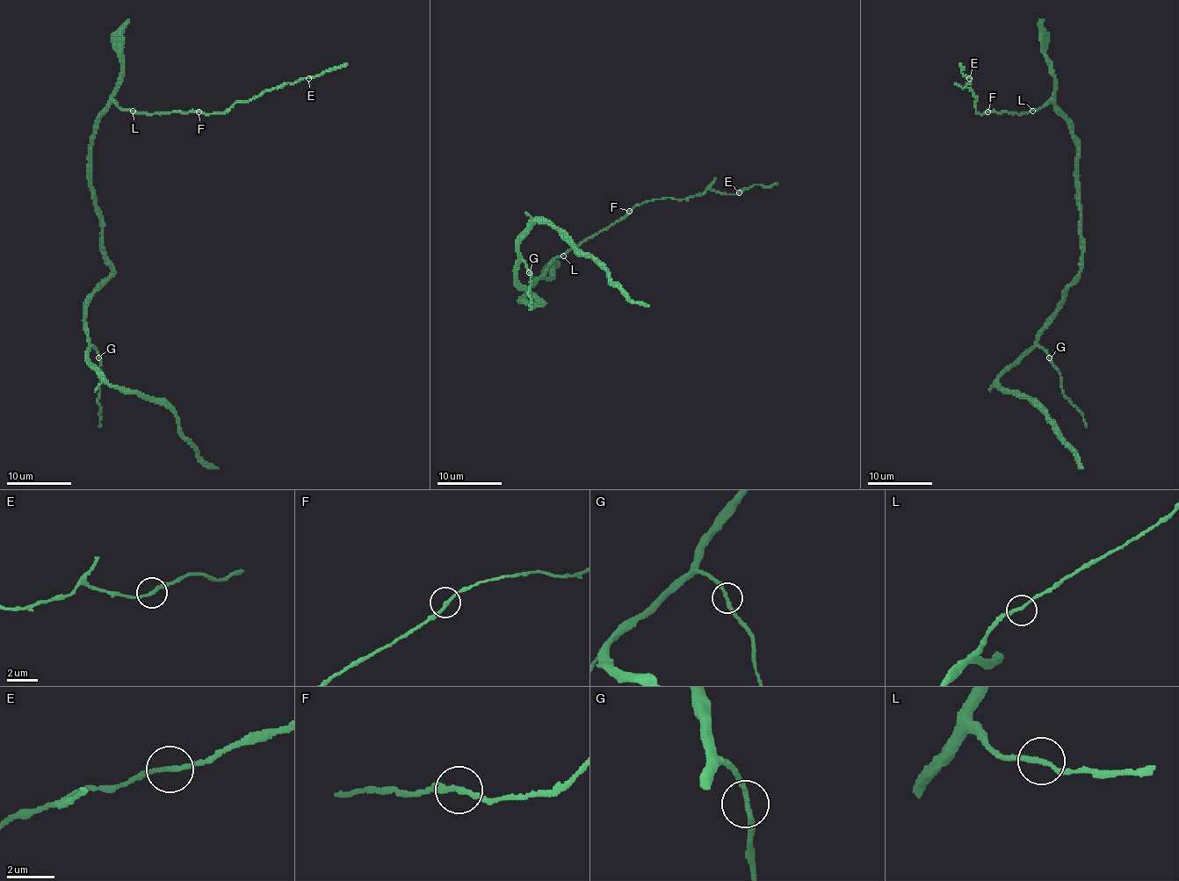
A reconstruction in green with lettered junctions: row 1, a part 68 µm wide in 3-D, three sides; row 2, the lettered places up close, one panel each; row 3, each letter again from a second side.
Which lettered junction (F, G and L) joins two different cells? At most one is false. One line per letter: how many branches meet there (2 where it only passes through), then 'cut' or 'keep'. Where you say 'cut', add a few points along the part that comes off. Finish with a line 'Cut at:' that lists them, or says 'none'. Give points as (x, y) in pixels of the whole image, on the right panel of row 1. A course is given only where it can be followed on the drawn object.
F: 2 | keep
G: 2 | keep
L: 2 | keep
Cut at: none

